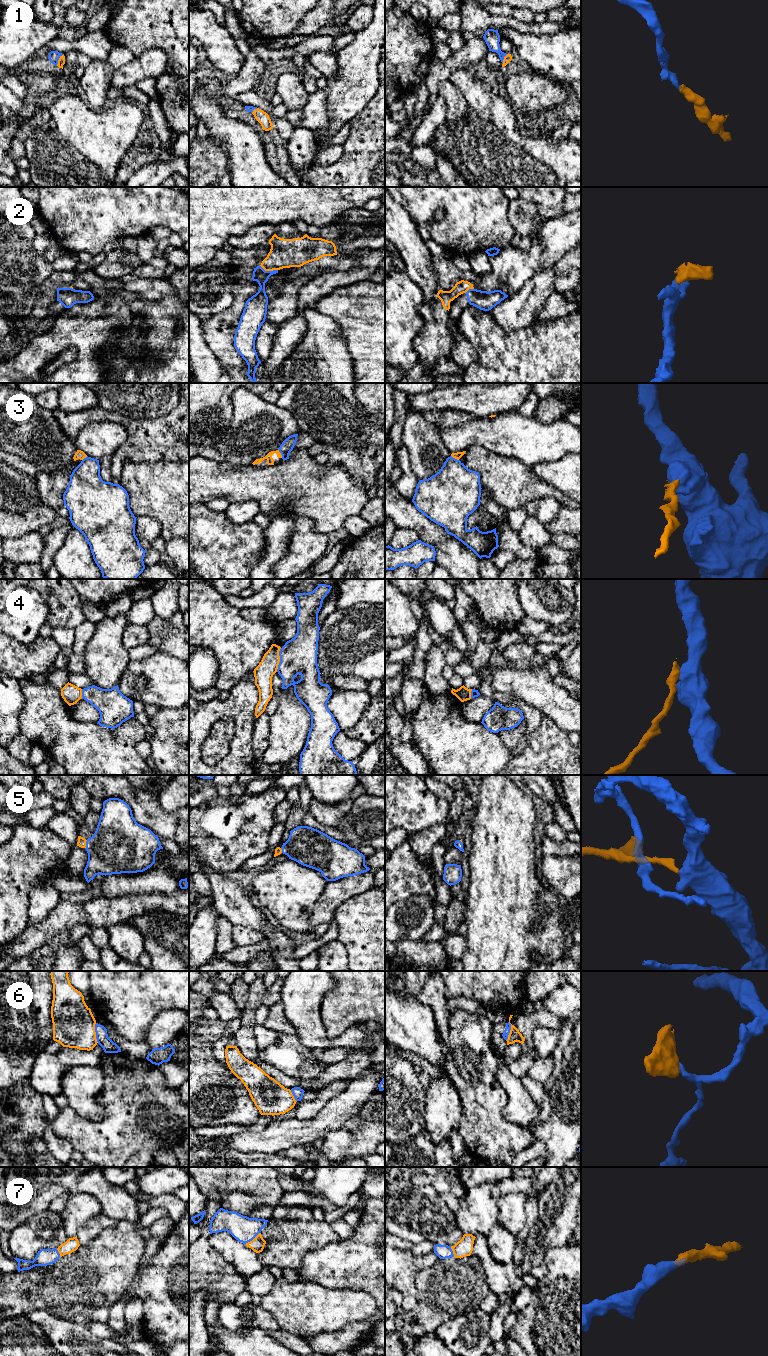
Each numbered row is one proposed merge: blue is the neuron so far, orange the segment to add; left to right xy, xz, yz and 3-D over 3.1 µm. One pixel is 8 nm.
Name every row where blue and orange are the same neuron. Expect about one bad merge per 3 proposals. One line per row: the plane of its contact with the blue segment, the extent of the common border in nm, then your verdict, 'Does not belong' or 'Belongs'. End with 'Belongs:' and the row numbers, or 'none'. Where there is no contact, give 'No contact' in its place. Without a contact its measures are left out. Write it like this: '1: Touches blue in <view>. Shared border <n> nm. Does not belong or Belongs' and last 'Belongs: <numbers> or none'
1: Touches blue in xy. Shared border 110 nm. Belongs
2: Touches blue in xz. Shared border 150 nm. Does not belong
3: Touches blue in xz. Shared border 80 nm. Does not belong
4: Touches blue in xz. Shared border 200 nm. Does not belong
5: Touches blue in xy. Shared border 70 nm. Belongs
6: Touches blue in xy. Shared border 160 nm. Does not belong
7: Touches blue in xz. Shared border 150 nm. Belongs
Belongs: 1, 5, 7

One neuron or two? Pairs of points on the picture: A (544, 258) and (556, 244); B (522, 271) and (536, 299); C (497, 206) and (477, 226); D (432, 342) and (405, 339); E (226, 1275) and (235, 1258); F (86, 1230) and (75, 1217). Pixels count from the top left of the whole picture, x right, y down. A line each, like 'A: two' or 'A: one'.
A: one
B: two
C: one
D: two
E: two
F: two

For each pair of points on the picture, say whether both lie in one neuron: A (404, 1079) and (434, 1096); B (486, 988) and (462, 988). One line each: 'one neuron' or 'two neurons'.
A: two neurons
B: one neuron

